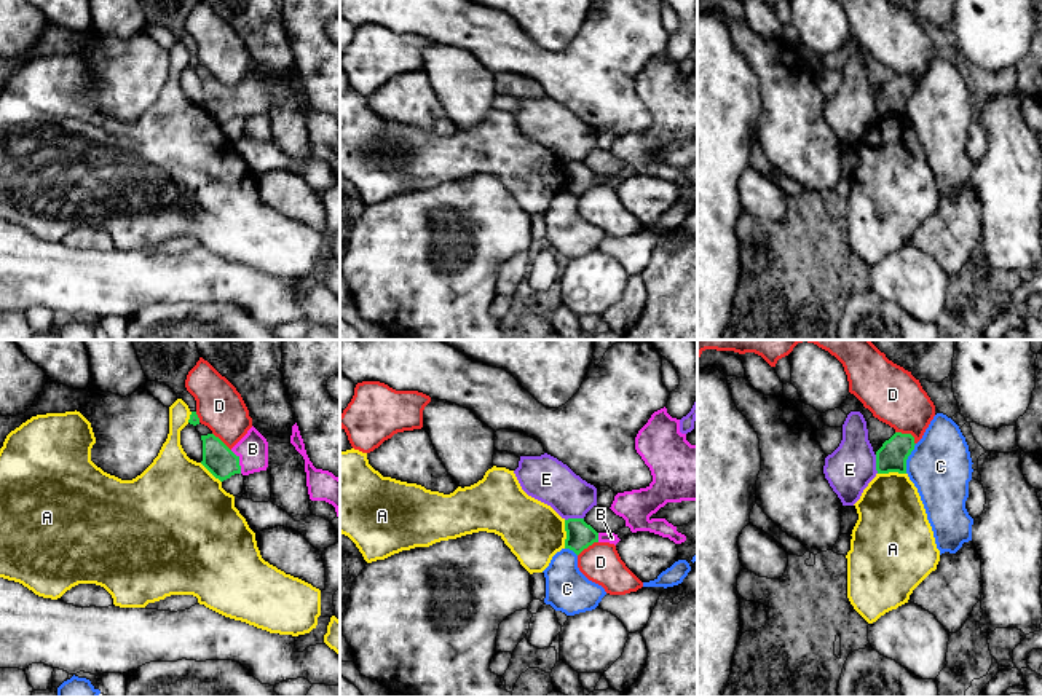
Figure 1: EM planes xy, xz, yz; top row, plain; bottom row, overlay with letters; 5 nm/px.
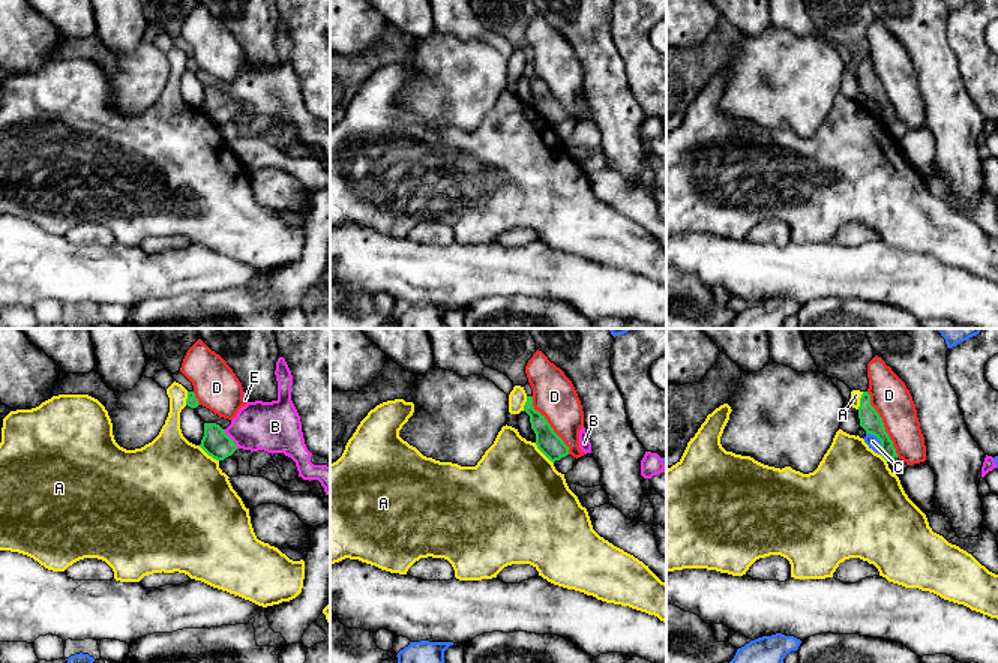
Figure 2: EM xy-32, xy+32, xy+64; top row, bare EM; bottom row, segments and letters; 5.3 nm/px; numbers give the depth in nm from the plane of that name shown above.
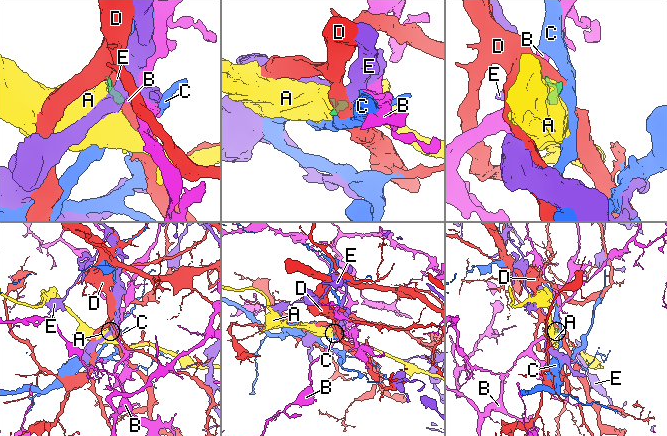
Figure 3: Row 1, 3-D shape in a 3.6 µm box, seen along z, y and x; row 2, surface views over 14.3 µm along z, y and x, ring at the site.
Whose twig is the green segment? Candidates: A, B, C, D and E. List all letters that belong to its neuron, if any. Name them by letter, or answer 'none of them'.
B

